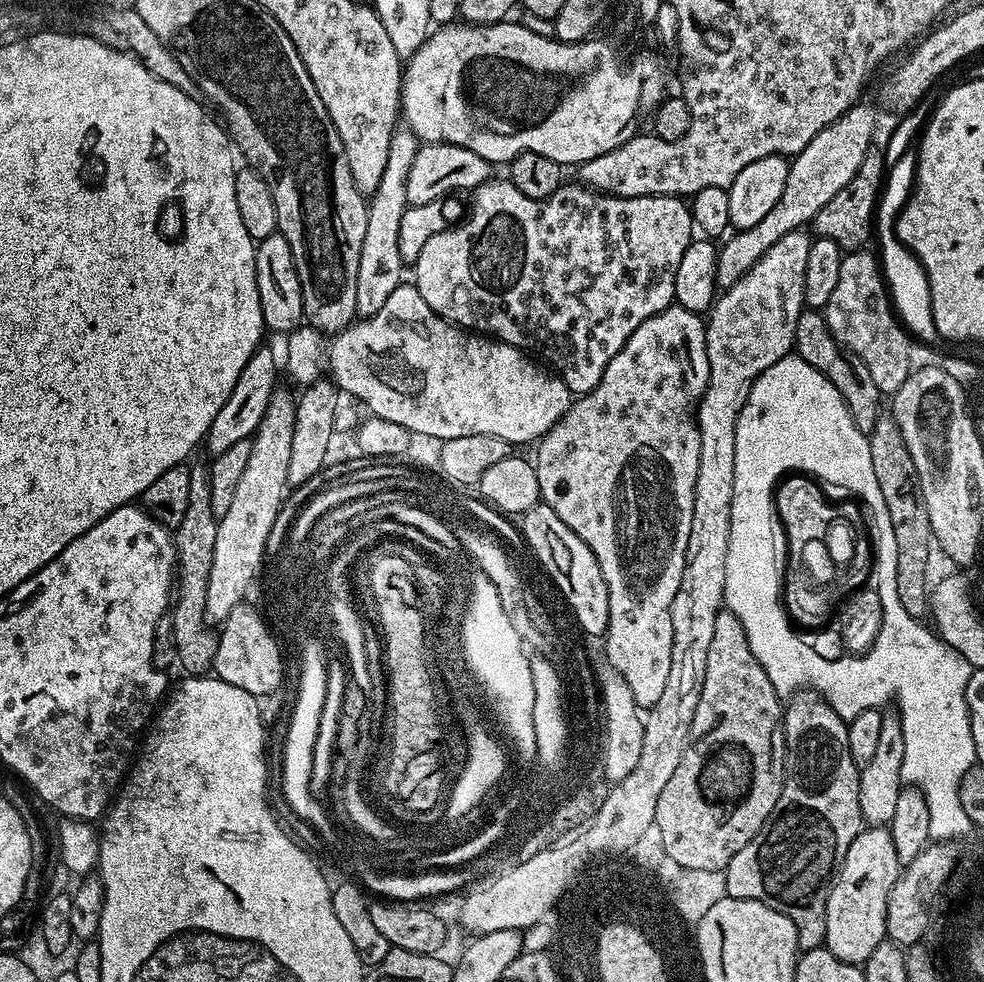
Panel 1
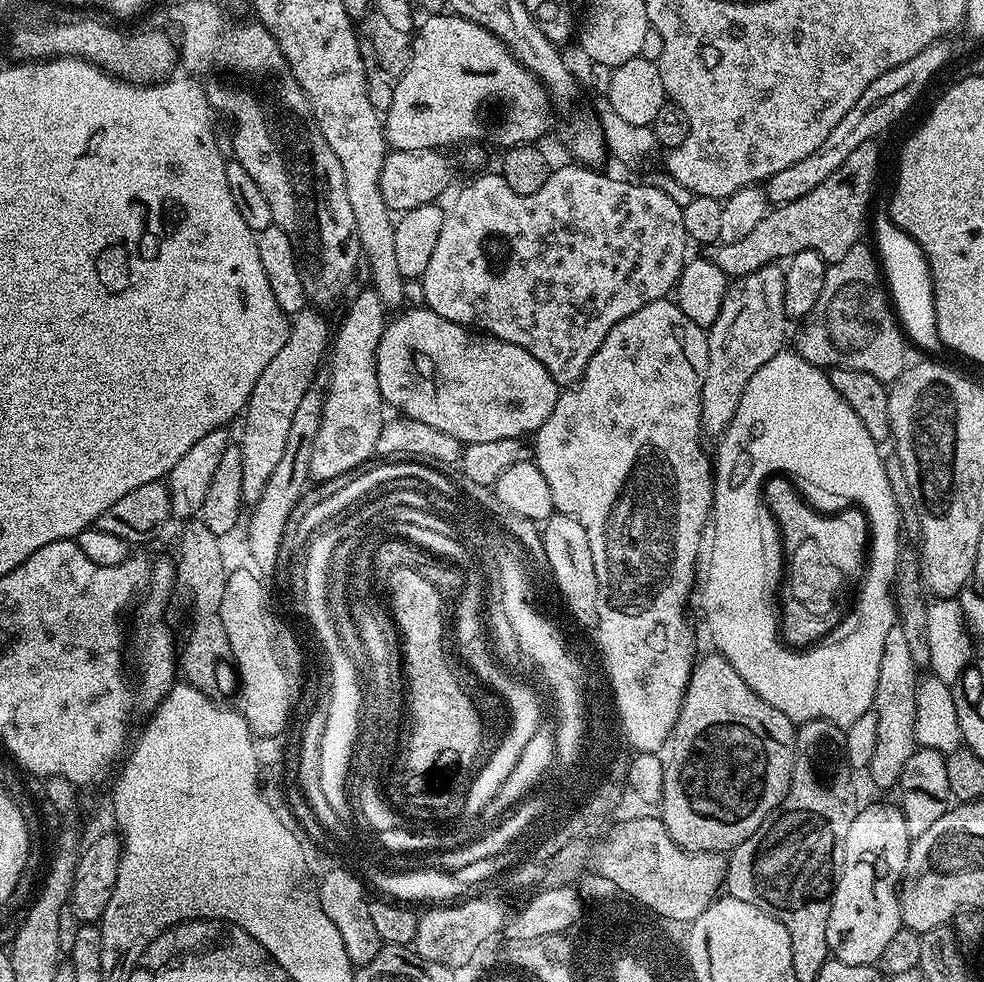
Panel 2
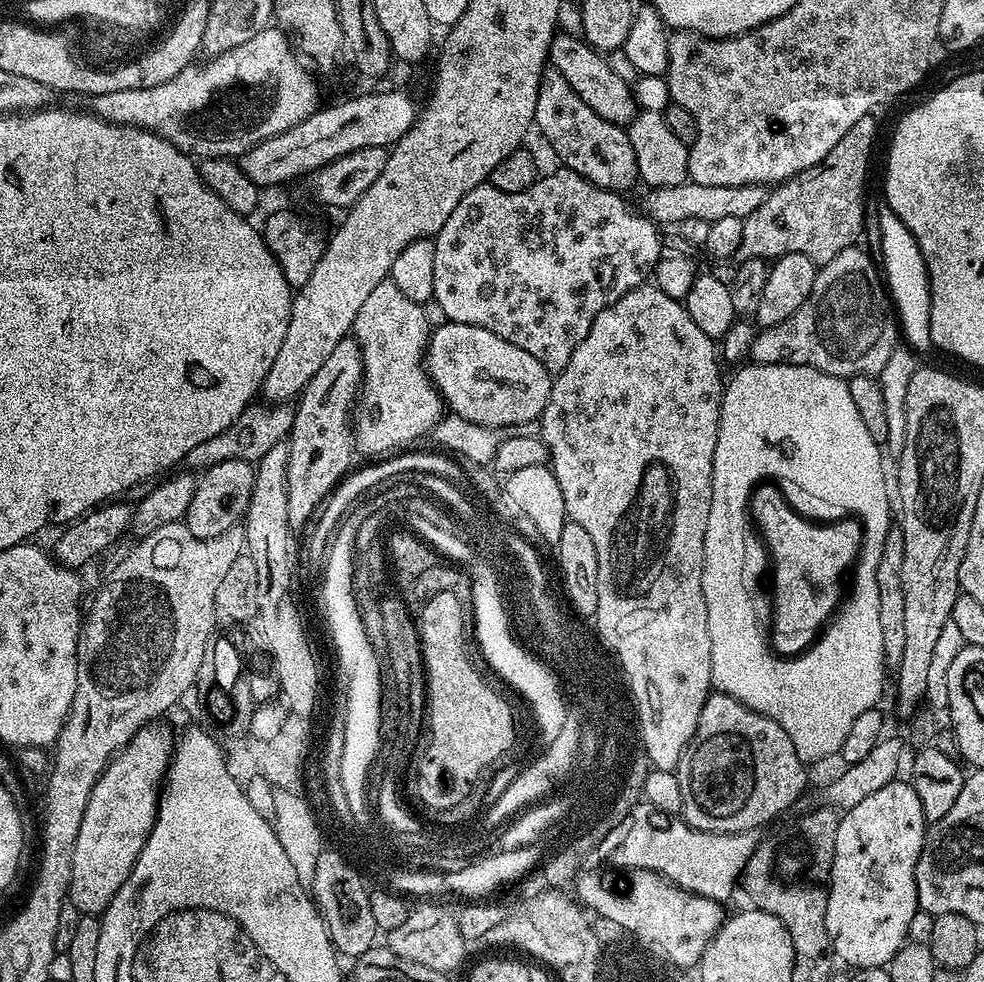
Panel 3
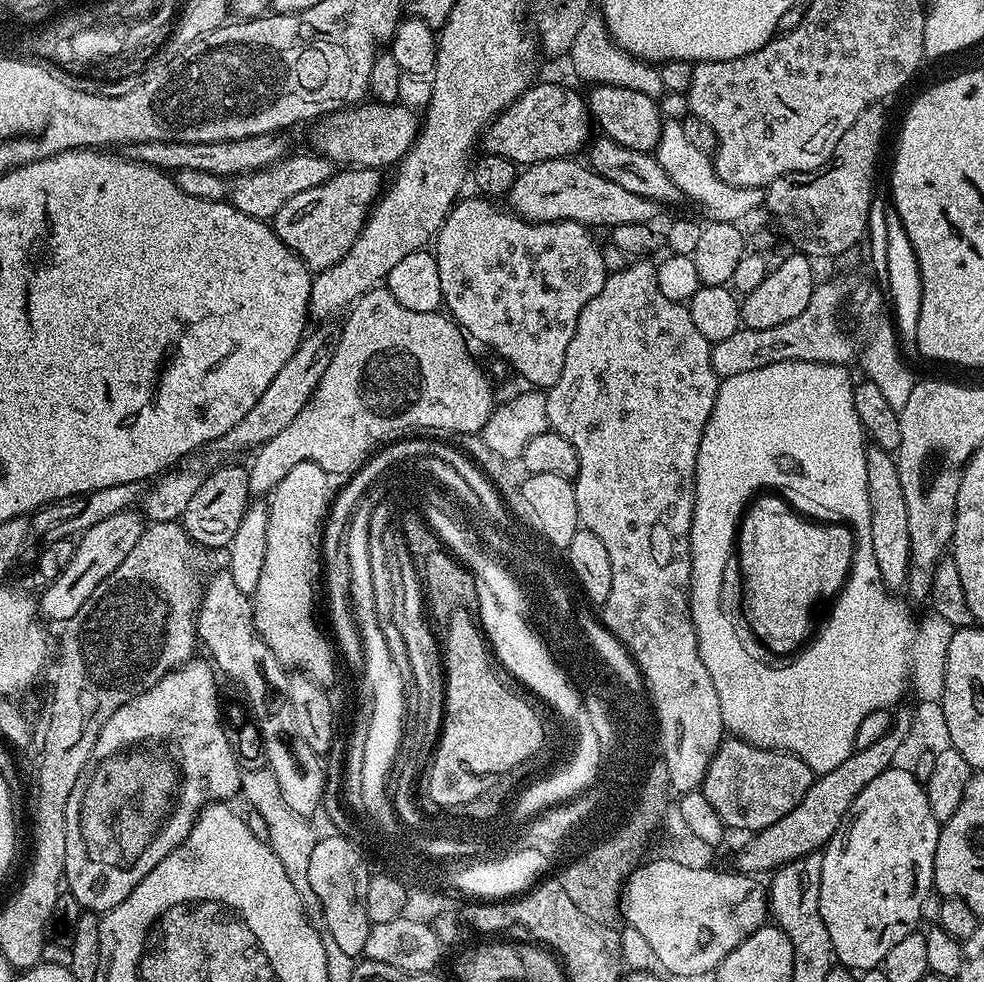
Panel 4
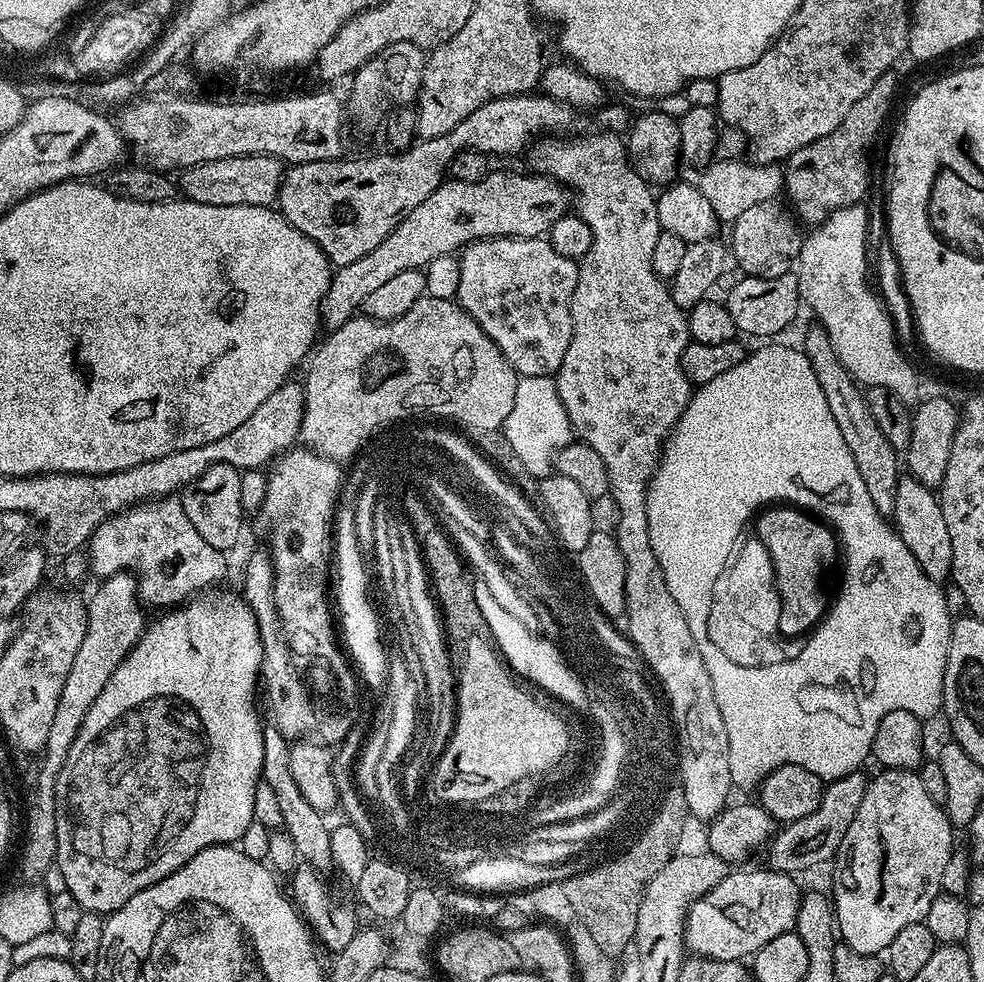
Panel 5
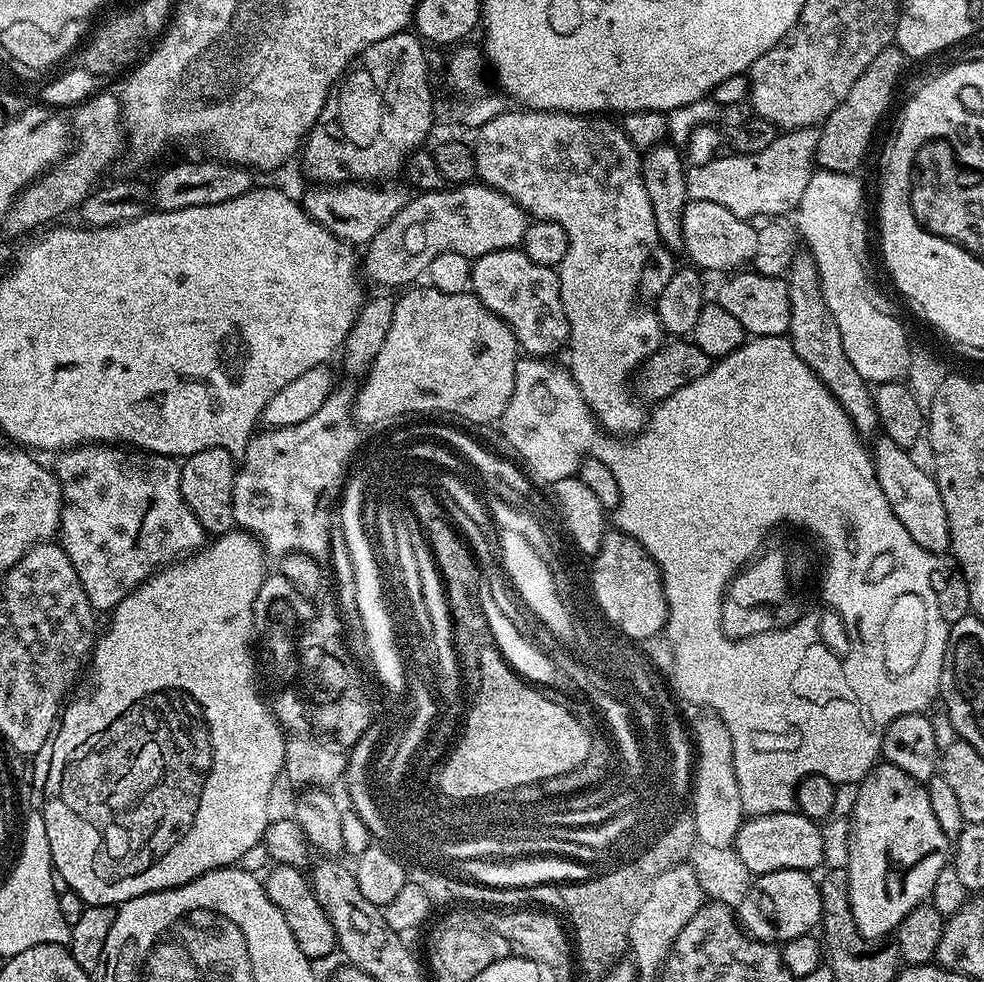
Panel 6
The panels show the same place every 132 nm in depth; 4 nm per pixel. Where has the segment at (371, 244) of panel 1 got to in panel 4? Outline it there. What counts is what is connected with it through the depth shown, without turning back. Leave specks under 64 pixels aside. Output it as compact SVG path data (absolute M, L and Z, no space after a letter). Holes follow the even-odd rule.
M303 460L302 462L298 462L298 466L294 466L293 468L291 468L291 470L289 470L288 473L286 474L286 478L282 478L279 482L277 482L275 488L272 489L270 493L270 499L267 501L268 521L266 522L266 562L262 562L262 574L258 578L258 586L256 587L256 591L254 595L251 597L252 617L254 618L254 622L256 623L256 629L258 630L258 634L261 636L261 638L266 642L266 646L269 648L269 650L271 650L273 660L276 661L277 665L283 666L285 669L295 670L297 673L310 677L315 682L315 684L318 684L321 686L329 686L328 684L332 684L336 680L336 660L334 657L332 657L333 645L330 643L330 640L329 640L330 645L328 645L327 638L324 637L322 633L320 633L320 628L318 625L316 625L316 616L314 613L312 613L312 583L314 583L316 580L316 567L318 567L319 564L321 567L321 564L322 564L322 536L320 540L320 531L323 530L324 524L326 528L326 517L329 515L329 512L330 512L330 496L328 500L328 483L330 483L330 477L328 473L322 470L322 466L318 466L317 464L314 463L313 460Z

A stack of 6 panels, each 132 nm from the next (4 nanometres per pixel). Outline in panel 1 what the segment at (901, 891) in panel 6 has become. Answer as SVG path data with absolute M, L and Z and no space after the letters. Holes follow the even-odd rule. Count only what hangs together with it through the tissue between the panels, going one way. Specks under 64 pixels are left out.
M868 826L850 842L840 867L835 873L830 898L826 902L826 938L824 944L842 962L863 966L874 948L886 940L886 906L890 890L900 877L902 865L898 862L898 850L894 850L894 838L884 826Z

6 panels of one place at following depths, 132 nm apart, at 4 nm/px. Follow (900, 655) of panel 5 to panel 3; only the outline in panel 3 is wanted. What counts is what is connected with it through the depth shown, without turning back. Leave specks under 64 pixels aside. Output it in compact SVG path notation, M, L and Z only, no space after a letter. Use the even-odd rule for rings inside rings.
M748 362L740 367L744 366L733 374L732 381L729 379L724 385L718 442L714 446L710 522L706 522L702 594L706 598L706 618L710 626L712 683L715 691L733 696L750 710L778 722L778 726L790 734L790 742L794 742L801 760L812 766L819 760L828 760L839 754L854 718L862 714L864 708L875 708L881 703L880 691L884 688L886 665L884 651L880 648L876 575L878 560L882 558L882 542L886 542L886 534L894 526L894 512L892 520L884 464L880 461L881 445L872 443L870 430L866 430L862 417L854 410L847 379L819 372L810 366ZM780 480L801 488L816 500L825 500L841 508L844 511L841 513L856 518L864 516L862 547L846 592L844 617L833 619L811 648L791 658L777 656L770 647L765 625L764 628L760 625L760 616L756 613L756 600L748 589L748 548L758 544L755 535L748 536L752 489L764 481Z

